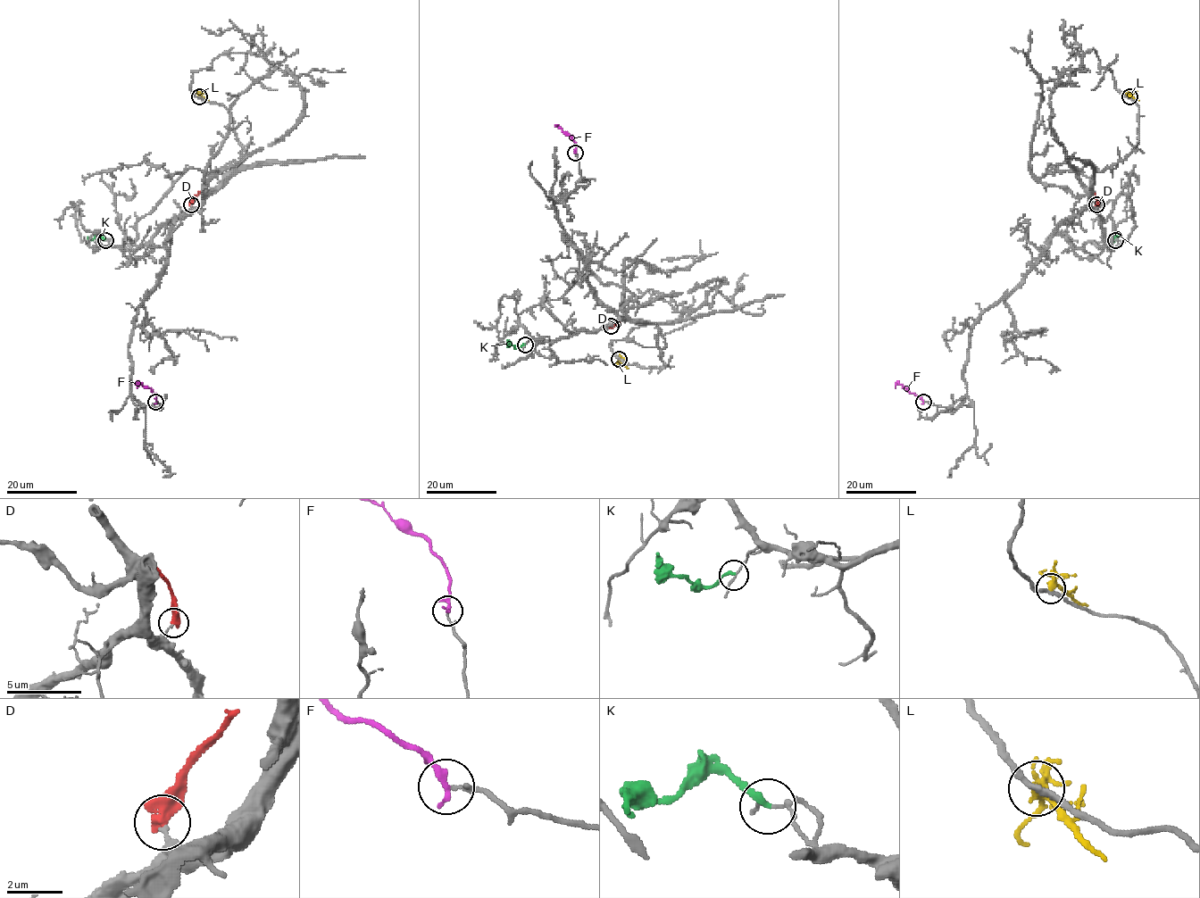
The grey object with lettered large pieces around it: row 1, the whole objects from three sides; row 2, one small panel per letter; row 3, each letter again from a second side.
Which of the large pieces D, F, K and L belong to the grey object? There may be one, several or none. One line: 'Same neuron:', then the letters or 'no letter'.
Same neuron: F

